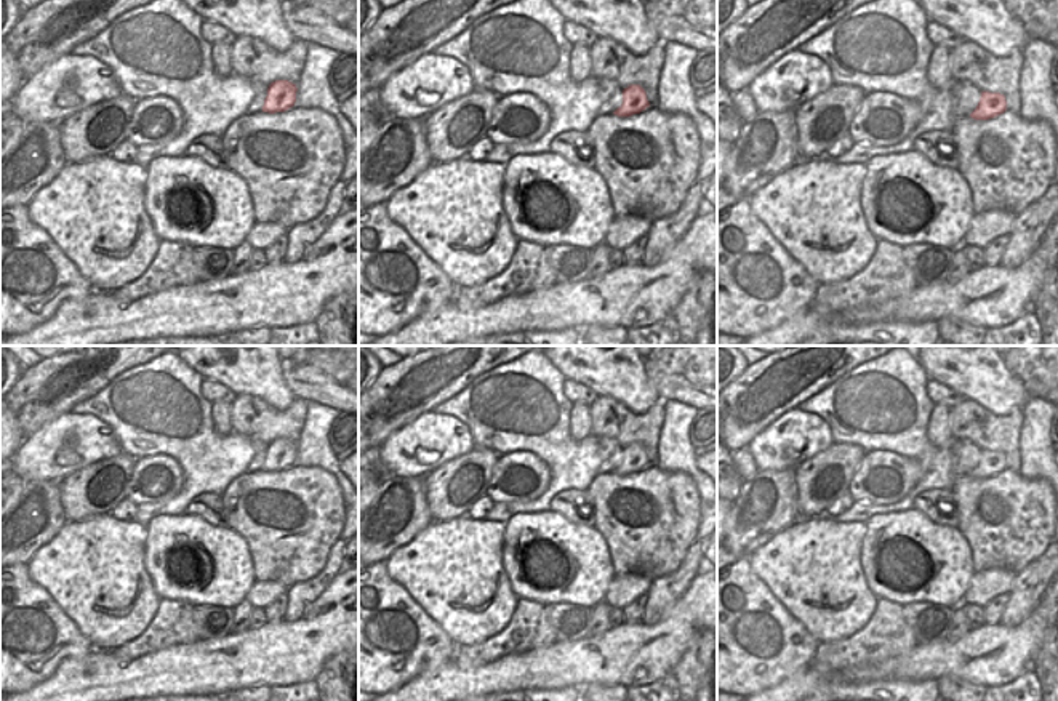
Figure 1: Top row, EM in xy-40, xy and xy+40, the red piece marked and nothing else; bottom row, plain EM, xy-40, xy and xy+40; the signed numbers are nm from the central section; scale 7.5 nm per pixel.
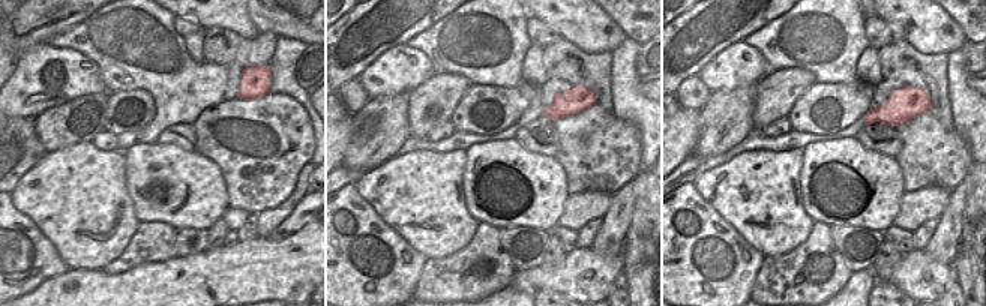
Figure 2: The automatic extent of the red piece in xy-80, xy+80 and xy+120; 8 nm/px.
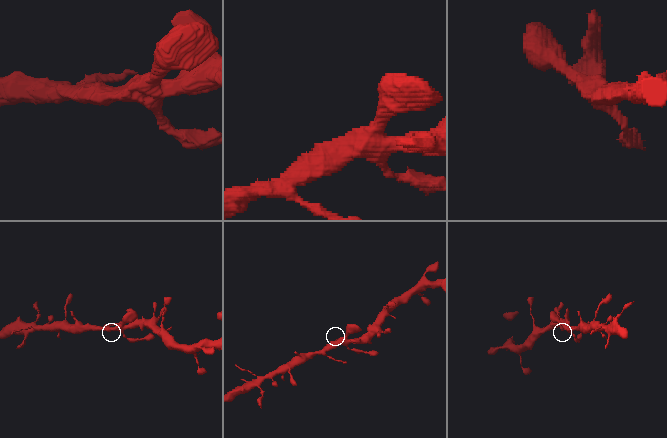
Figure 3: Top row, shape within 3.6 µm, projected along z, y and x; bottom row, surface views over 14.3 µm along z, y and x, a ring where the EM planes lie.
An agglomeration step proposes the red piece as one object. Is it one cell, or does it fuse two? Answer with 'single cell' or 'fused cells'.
single cell

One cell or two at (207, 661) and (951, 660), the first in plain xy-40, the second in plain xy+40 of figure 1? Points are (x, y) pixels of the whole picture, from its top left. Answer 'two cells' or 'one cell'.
one cell

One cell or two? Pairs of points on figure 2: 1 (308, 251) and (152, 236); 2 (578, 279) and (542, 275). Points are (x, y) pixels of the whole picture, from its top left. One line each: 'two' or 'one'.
1: two
2: one

